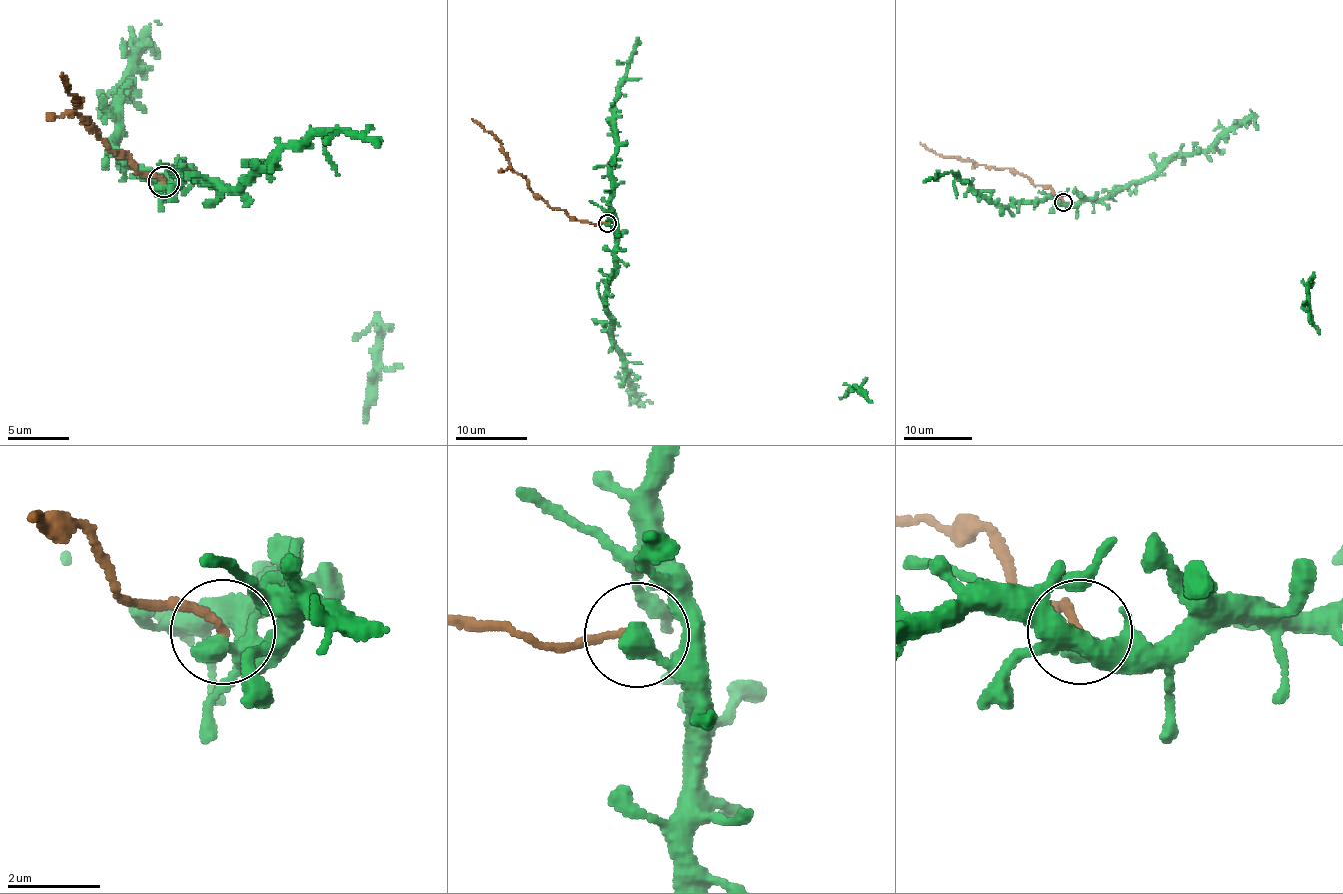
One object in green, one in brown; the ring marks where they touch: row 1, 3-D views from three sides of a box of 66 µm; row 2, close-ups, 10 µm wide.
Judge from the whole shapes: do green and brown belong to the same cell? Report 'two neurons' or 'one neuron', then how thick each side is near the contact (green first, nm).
two neurons; 460 nm thick on the green side, 150 nm on the other

